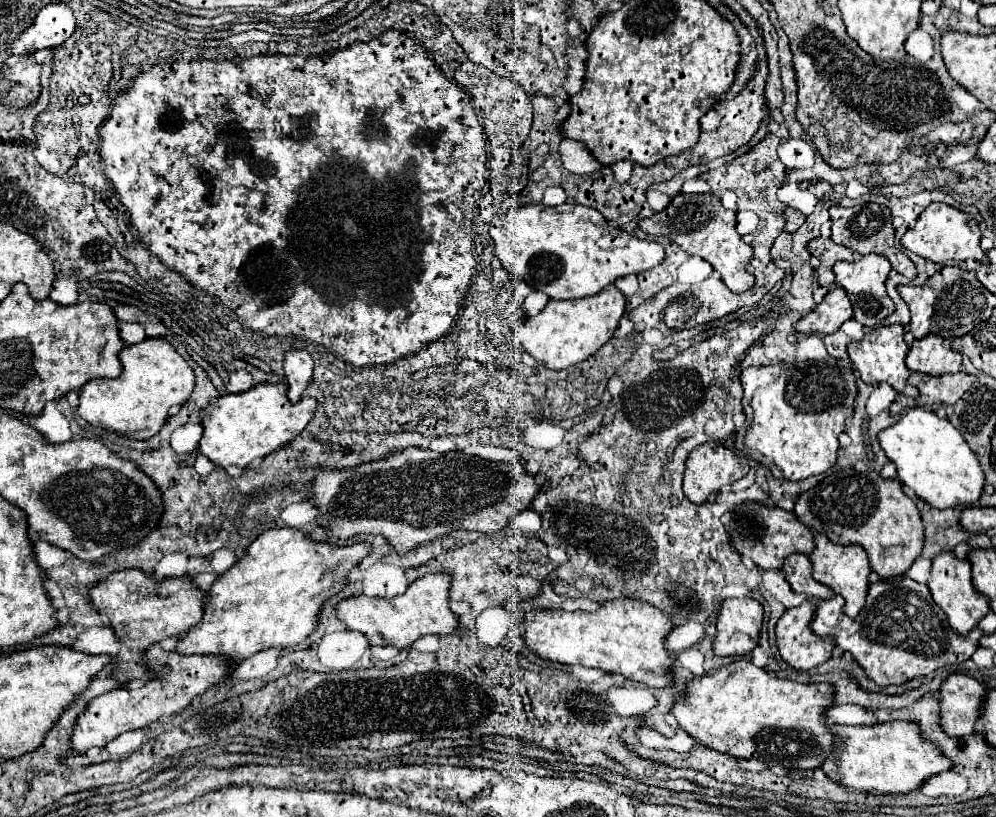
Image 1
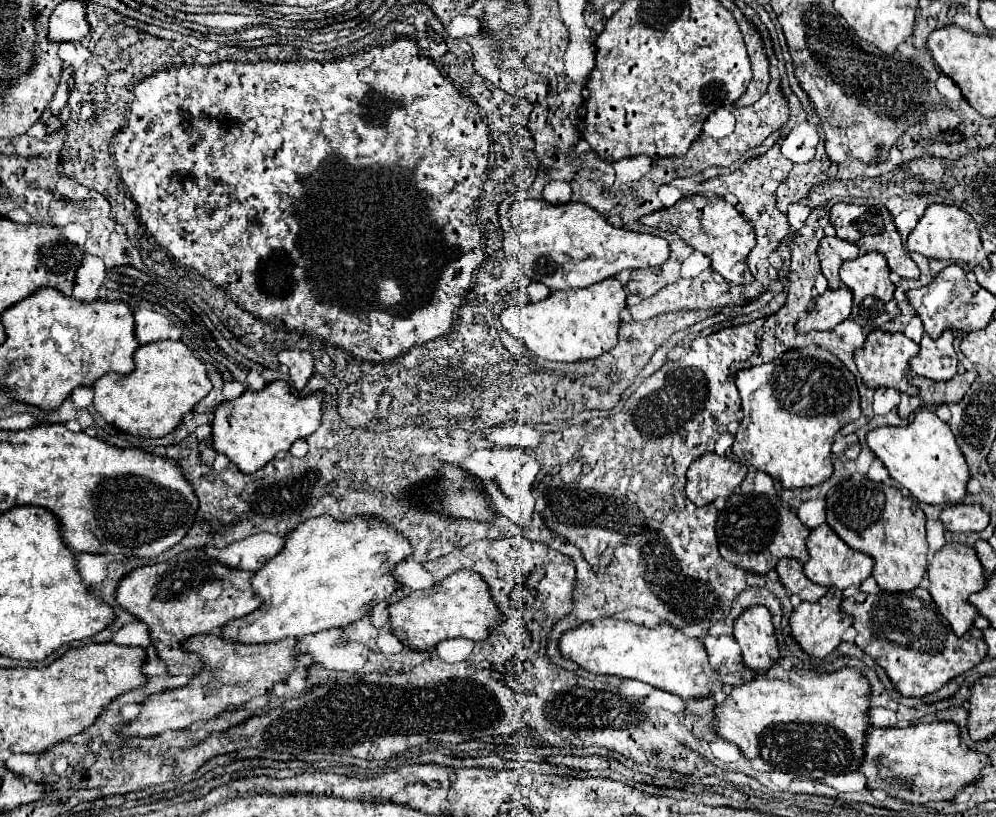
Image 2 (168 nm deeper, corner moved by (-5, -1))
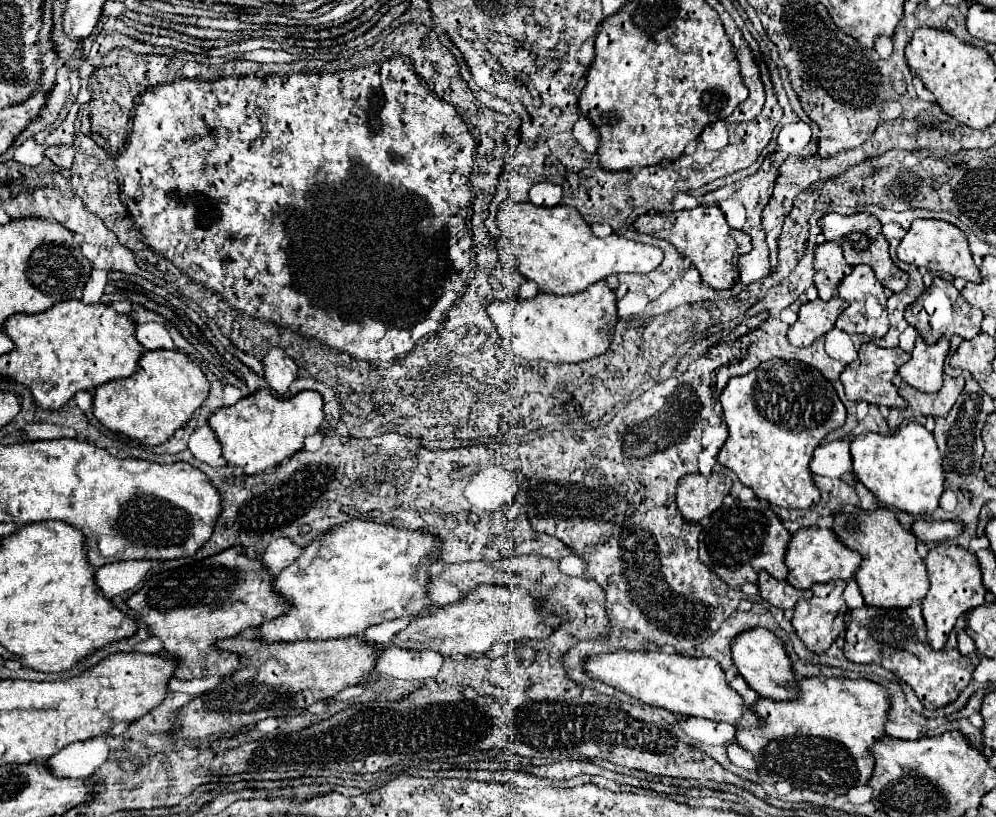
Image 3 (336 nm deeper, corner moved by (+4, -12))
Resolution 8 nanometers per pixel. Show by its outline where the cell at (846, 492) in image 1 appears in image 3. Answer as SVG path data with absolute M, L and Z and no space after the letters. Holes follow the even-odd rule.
M886 508L872 512L856 510L852 516L840 512L834 516L834 534L852 550L862 556L862 564L856 578L860 594L868 606L876 608L908 608L920 602L928 592L928 574L924 560L916 552L916 538L904 530L896 516Z

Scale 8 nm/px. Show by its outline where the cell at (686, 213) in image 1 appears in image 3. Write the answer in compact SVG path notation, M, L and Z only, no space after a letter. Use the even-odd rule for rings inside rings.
M696 206L692 210L678 210L678 212L658 212L658 214L642 214L636 218L634 228L644 234L652 234L664 238L676 246L676 250L690 258L690 262L698 268L702 280L714 288L724 290L732 288L738 282L738 258L750 252L750 236L742 230L730 228L722 210L718 206Z

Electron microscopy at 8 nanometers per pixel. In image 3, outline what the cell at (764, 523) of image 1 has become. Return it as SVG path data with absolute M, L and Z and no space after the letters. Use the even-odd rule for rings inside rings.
M736 500L732 506L718 508L710 522L700 532L700 560L730 588L742 586L746 582L756 582L758 572L766 570L776 580L786 580L788 568L784 564L786 546L790 540L790 532L782 526L778 516L758 504Z

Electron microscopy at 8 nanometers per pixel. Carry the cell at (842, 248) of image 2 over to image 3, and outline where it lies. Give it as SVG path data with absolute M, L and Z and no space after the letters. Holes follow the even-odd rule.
M824 242L816 248L814 254L814 282L822 300L830 300L842 282L844 276L852 272L850 264L846 264L842 248L834 242Z

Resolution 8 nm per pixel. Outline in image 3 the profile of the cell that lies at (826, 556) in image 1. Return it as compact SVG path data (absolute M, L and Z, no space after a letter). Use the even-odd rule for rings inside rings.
M806 526L790 536L784 562L788 566L788 584L794 588L812 588L814 582L850 580L860 566L860 556L854 550L844 548L844 544L832 534L830 528Z

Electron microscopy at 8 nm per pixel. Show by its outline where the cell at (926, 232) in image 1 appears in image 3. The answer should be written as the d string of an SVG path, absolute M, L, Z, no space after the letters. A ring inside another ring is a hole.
M914 220L906 236L896 248L896 256L902 262L926 268L930 272L946 272L952 278L964 278L968 282L980 282L980 272L972 260L966 234L950 222L944 220Z

